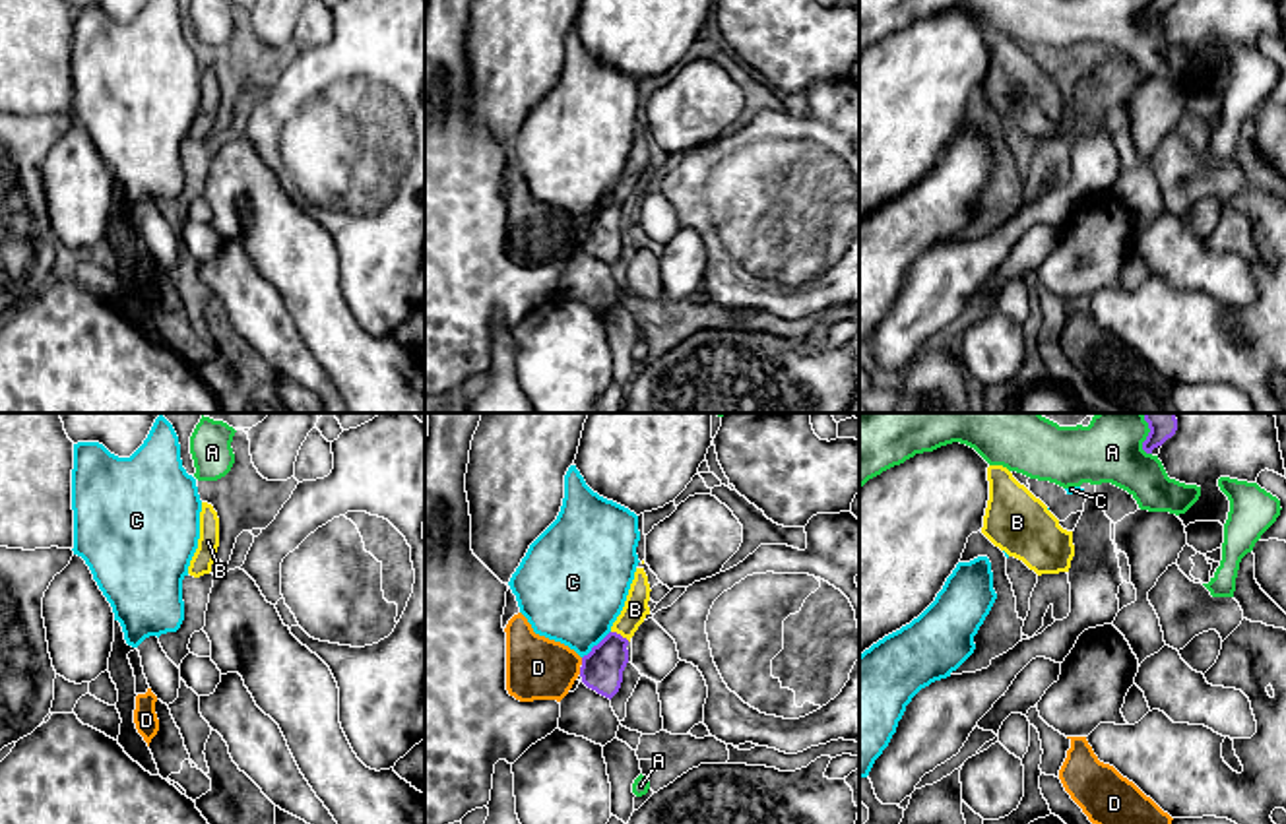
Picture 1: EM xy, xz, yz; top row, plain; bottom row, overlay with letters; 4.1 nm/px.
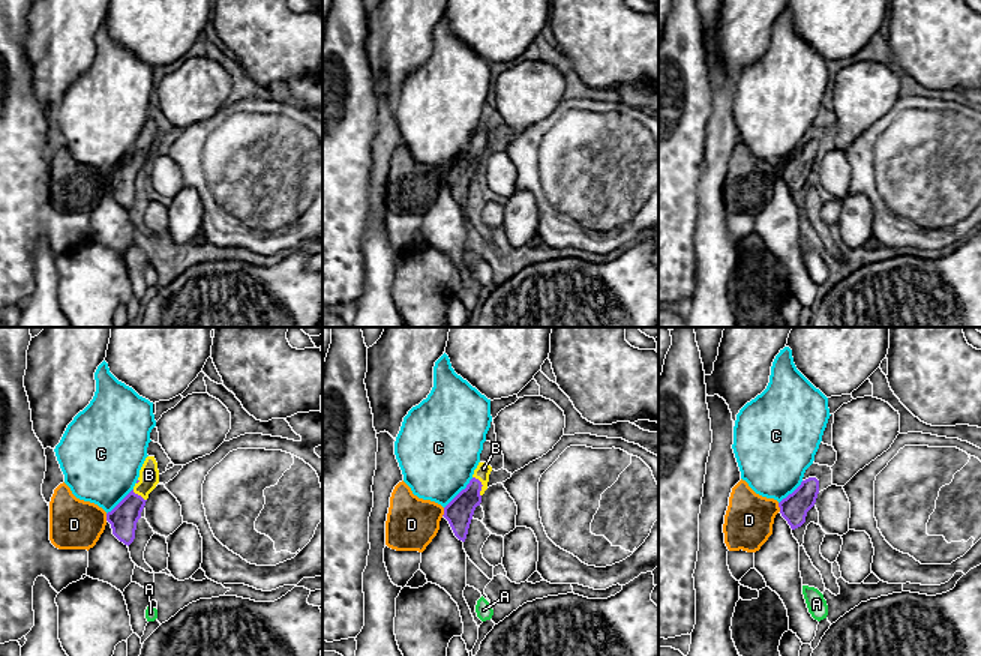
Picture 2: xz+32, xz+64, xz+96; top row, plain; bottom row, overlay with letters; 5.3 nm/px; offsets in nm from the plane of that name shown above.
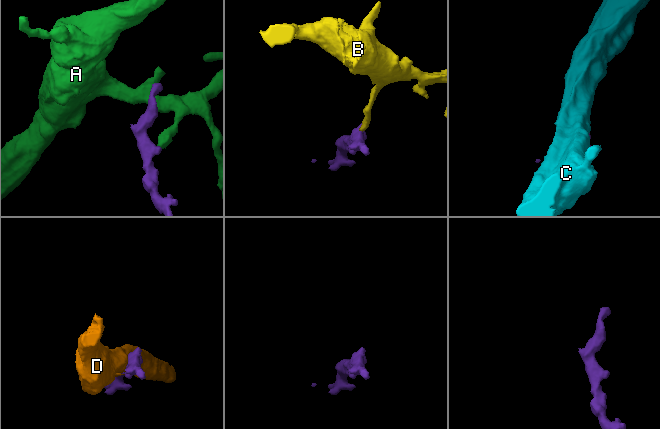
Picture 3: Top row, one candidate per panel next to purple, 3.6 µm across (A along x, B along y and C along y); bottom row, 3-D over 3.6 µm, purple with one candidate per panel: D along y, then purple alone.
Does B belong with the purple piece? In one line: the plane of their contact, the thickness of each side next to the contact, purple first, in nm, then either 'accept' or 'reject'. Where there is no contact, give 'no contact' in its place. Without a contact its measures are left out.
xz | 180/100 nm | accept

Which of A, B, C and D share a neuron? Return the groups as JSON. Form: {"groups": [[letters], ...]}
{"groups": [["A"], ["B"], ["C"], ["D"]]}

